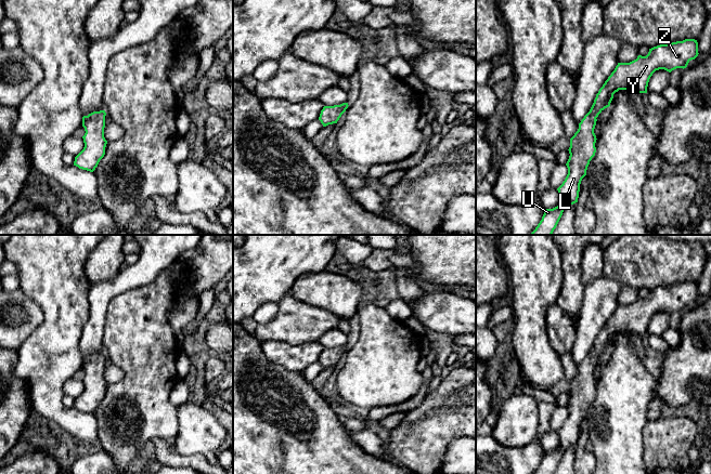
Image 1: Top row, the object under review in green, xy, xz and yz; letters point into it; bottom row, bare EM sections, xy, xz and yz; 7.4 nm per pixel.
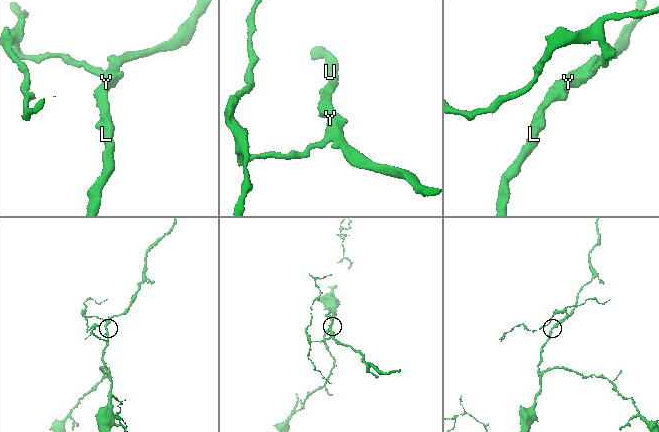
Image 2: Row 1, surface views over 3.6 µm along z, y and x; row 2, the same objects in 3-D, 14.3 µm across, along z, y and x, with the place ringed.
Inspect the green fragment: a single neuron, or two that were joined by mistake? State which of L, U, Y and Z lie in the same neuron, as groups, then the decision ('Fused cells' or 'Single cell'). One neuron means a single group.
Groups: L U Y Z. Single cell

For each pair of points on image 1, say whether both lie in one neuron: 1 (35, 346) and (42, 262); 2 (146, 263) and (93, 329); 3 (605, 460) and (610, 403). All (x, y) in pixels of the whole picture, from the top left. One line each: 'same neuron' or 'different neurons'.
1: same neuron
2: same neuron
3: same neuron

